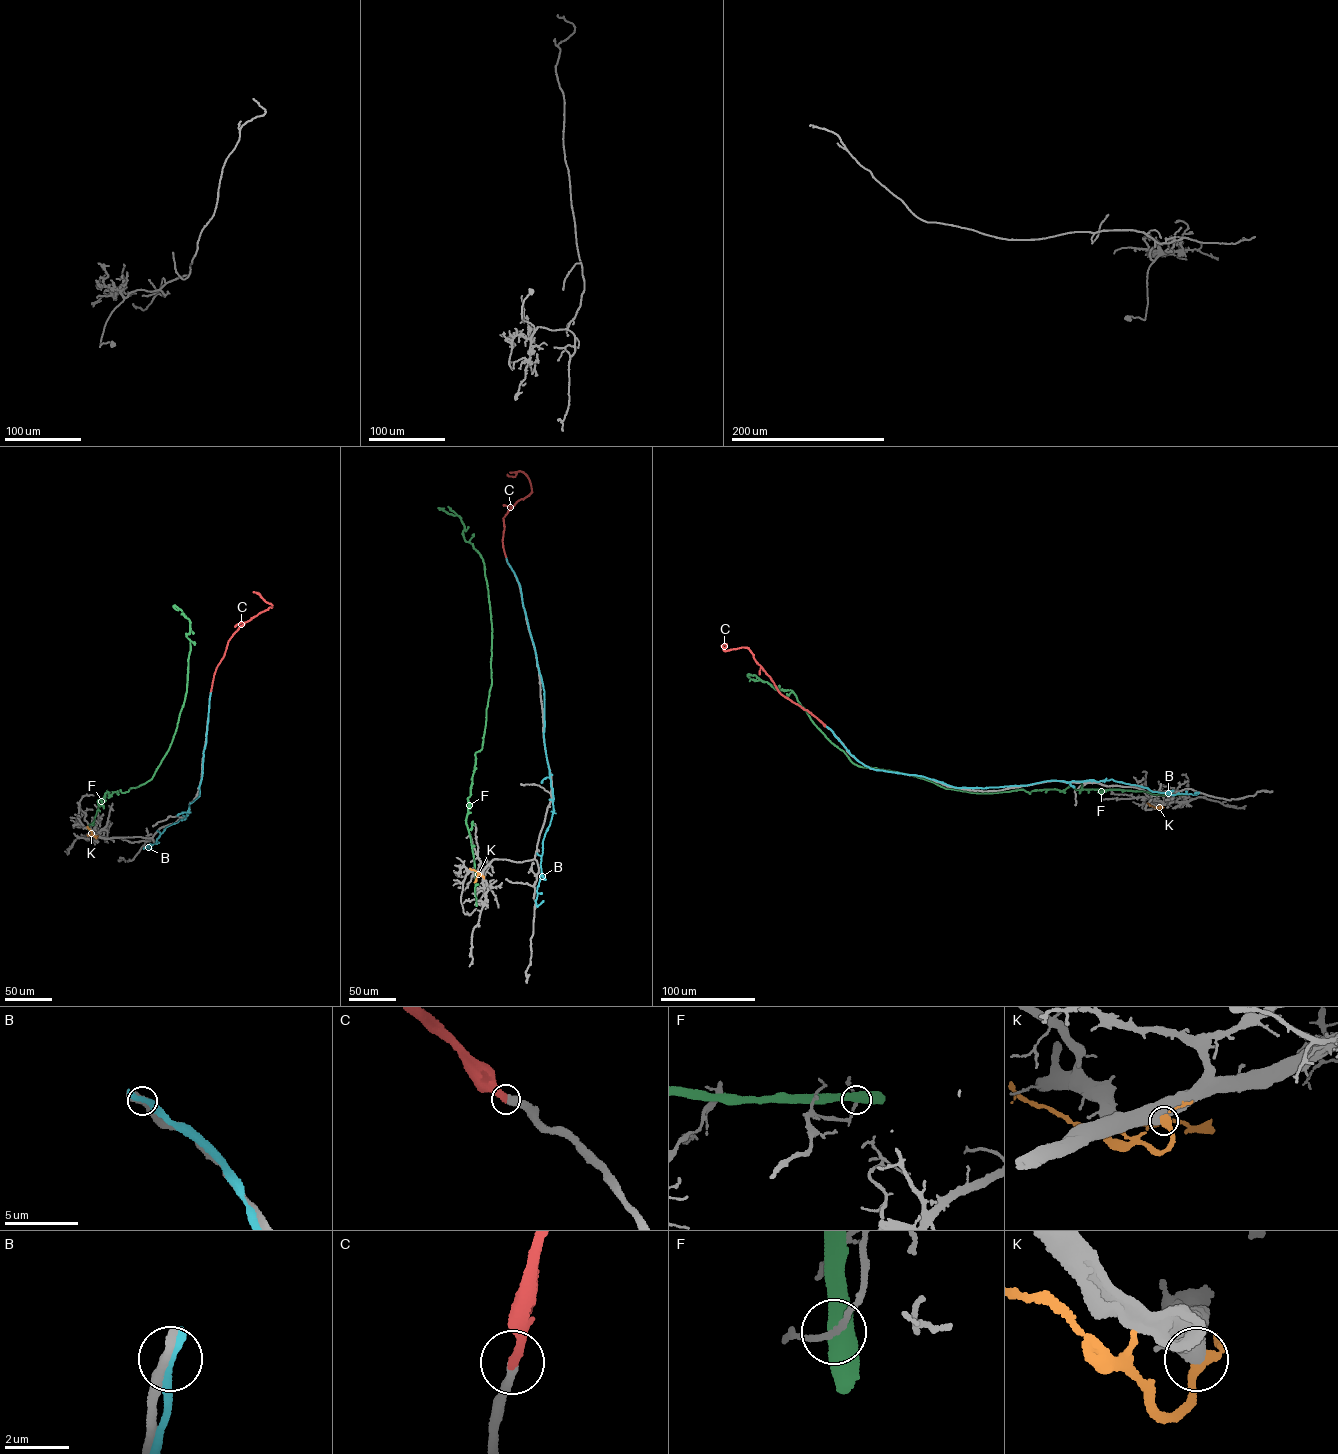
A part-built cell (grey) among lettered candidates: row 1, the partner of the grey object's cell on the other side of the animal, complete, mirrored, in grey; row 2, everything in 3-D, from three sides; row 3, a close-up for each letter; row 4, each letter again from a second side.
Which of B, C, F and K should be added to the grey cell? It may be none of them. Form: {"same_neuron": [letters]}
{"same_neuron": ["C"]}

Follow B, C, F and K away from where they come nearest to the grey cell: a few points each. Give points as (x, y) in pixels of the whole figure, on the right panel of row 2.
B: (827, 727), (850, 754), (871, 768), (921, 776), (957, 787), (1111, 779), (1152, 791), (1194, 793)
C: (826, 726), (783, 695), (748, 648), (725, 651), (726, 644), (722, 645)
F: (1182, 795), (1070, 785), (1029, 794), (1018, 789), (971, 792), (858, 766), (814, 724), (793, 692), (750, 678)
K: (1159, 807), (1147, 803)

